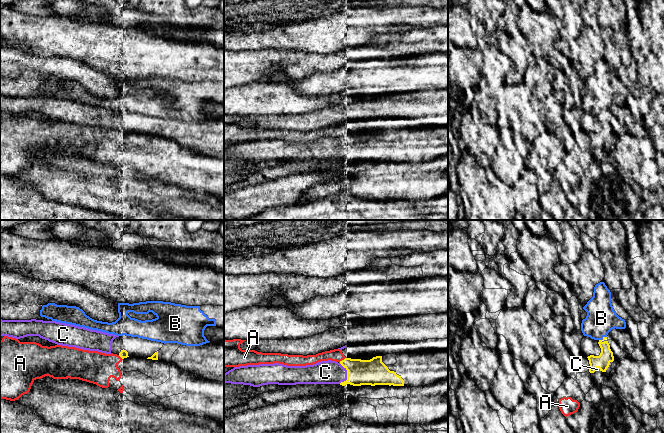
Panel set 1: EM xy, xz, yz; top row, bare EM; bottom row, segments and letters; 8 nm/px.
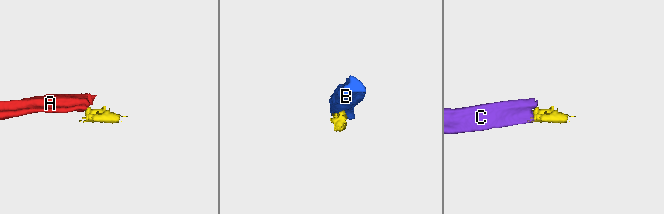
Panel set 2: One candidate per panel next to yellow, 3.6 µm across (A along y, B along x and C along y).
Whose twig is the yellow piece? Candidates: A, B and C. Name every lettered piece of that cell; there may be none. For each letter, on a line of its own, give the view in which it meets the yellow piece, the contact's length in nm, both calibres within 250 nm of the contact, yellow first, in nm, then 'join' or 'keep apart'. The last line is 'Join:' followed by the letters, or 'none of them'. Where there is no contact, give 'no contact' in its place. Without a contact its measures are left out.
A: xz | 70 nm | 200/100 nm | keep apart
B: yz | 70 nm | 20/240 nm | keep apart
C: xz | 180 nm | 220/190 nm | join
Join: C

